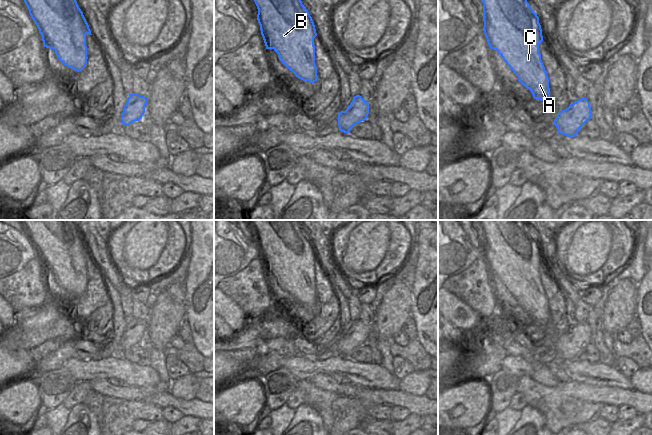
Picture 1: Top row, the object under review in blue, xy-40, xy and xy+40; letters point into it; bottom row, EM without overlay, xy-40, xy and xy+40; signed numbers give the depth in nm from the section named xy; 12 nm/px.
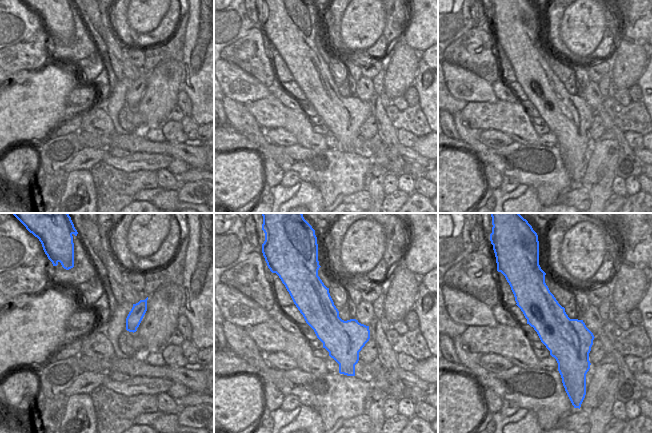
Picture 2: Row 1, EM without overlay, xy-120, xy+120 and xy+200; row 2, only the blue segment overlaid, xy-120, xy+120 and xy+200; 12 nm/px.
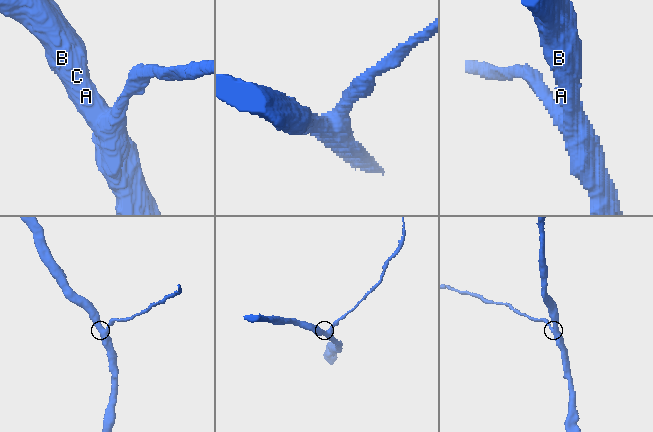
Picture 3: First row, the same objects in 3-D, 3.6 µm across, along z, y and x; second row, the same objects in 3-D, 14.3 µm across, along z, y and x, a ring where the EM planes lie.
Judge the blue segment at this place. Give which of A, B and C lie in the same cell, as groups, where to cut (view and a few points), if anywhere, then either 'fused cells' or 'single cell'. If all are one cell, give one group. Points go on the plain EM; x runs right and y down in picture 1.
A B C; no cut; single cell

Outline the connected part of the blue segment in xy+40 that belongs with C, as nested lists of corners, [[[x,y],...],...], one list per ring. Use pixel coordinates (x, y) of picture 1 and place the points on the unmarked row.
[[[476,220],[483,227],[483,255],[490,273],[495,273],[518,301],[518,305],[529,313],[534,323],[546,325],[550,322],[549,302],[539,276],[539,268],[543,265],[539,241],[530,231],[525,220]]]

